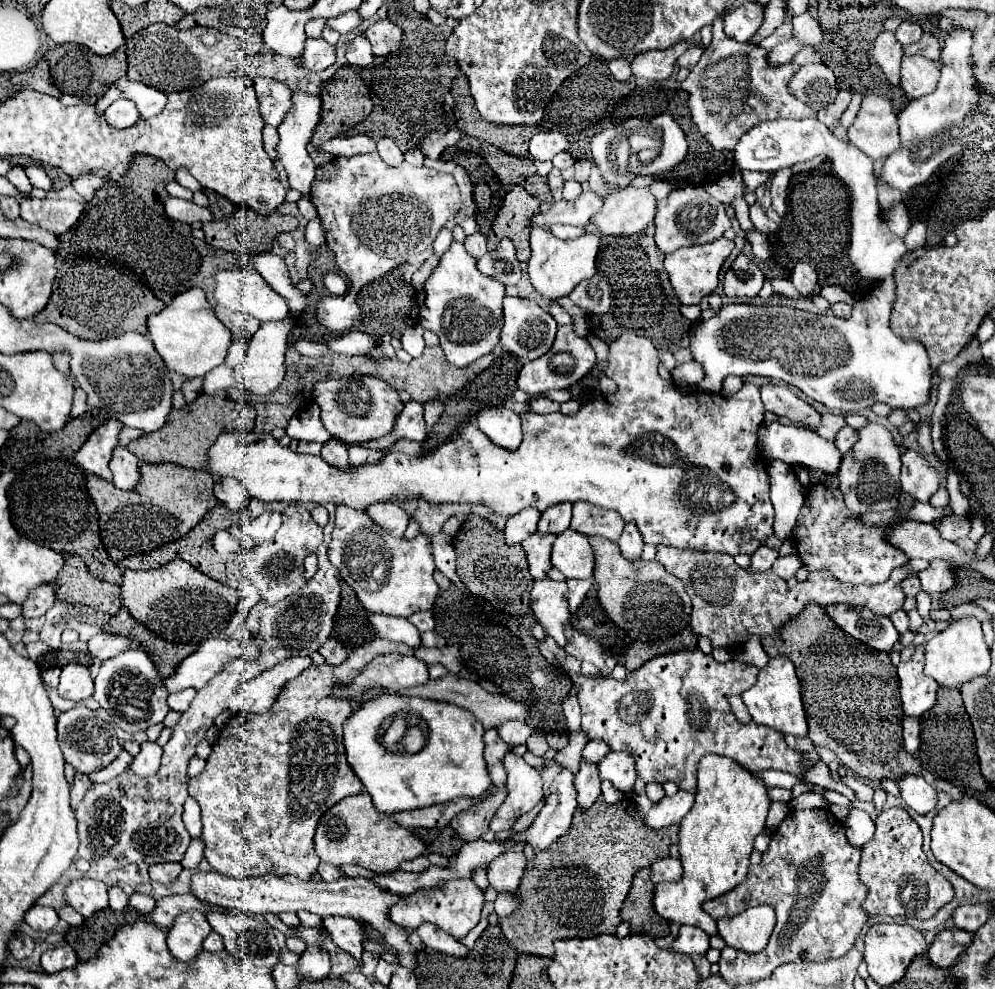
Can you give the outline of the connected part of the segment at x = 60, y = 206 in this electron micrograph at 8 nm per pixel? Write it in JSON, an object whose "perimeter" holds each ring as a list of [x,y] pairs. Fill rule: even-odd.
{"perimeter":[[[25,199],[21,201],[21,217],[27,223],[45,227],[53,233],[65,233],[81,215],[83,205],[65,199]]]}

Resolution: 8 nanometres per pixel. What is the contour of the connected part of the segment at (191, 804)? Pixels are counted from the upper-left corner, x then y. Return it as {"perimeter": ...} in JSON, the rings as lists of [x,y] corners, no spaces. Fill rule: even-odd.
{"perimeter":[[[191,797],[185,801],[183,821],[185,821],[185,827],[191,833],[191,837],[199,837],[201,835],[201,811],[199,811],[199,803],[193,801]]]}

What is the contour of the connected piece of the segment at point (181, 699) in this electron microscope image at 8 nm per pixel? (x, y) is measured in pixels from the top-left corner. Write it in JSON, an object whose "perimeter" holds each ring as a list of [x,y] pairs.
{"perimeter":[[[185,689],[185,691],[179,691],[179,693],[171,693],[169,699],[167,699],[167,703],[169,703],[169,707],[173,711],[181,711],[183,713],[189,707],[189,703],[193,701],[193,695],[195,693],[197,691],[193,691],[193,689]]]}

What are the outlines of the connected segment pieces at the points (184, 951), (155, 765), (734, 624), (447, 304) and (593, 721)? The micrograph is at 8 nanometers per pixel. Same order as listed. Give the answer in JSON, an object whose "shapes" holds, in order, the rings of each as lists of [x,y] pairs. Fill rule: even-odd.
{"shapes":[[[[187,911],[179,915],[173,927],[167,931],[167,947],[173,959],[181,963],[191,963],[203,951],[203,941],[211,933],[211,927],[203,913]]],[[[145,741],[141,744],[141,751],[135,756],[129,769],[141,777],[155,775],[161,764],[161,753],[163,753],[161,746],[151,743],[151,741]]],[[[659,545],[657,561],[675,577],[685,583],[685,589],[693,601],[691,613],[691,629],[697,637],[709,637],[713,649],[719,647],[741,647],[749,641],[751,635],[763,639],[765,635],[777,635],[789,619],[799,615],[805,605],[817,603],[821,607],[827,605],[853,605],[853,607],[869,607],[877,615],[889,617],[897,609],[903,607],[903,591],[901,581],[909,575],[907,567],[897,567],[893,575],[879,585],[849,585],[831,577],[827,571],[813,571],[809,579],[797,583],[795,589],[787,589],[787,583],[775,577],[773,571],[749,573],[741,569],[731,555],[727,553],[701,553],[689,549],[677,549]]],[[[451,243],[449,251],[443,253],[437,269],[425,283],[425,295],[427,307],[421,313],[421,325],[437,333],[449,363],[467,367],[493,351],[503,327],[501,303],[505,287],[477,269],[477,261],[465,251],[463,243]]],[[[695,649],[695,651],[677,651],[677,653],[667,653],[667,655],[655,657],[655,659],[647,661],[643,667],[639,667],[637,671],[629,673],[625,681],[615,681],[611,677],[589,679],[589,677],[583,677],[581,673],[573,675],[571,679],[573,679],[573,683],[581,685],[581,691],[579,691],[577,697],[579,697],[579,705],[581,705],[581,713],[583,713],[581,729],[587,735],[587,739],[601,739],[613,751],[629,751],[635,757],[637,777],[643,779],[645,783],[673,781],[673,783],[679,785],[679,789],[697,793],[699,759],[707,753],[713,753],[713,755],[721,755],[721,757],[729,757],[729,759],[737,761],[741,767],[749,769],[751,773],[763,771],[763,769],[787,771],[787,773],[803,777],[809,783],[839,791],[849,801],[855,801],[857,799],[855,793],[849,787],[837,783],[829,775],[829,767],[823,761],[817,767],[803,771],[799,767],[801,753],[791,751],[785,745],[783,733],[773,731],[771,727],[757,725],[753,721],[747,723],[747,725],[741,725],[733,717],[727,699],[731,695],[741,695],[743,691],[753,687],[753,683],[757,681],[757,673],[759,673],[759,669],[753,667],[753,665],[745,665],[745,663],[739,663],[739,661],[717,663],[711,655],[703,655],[701,651]]]]}

